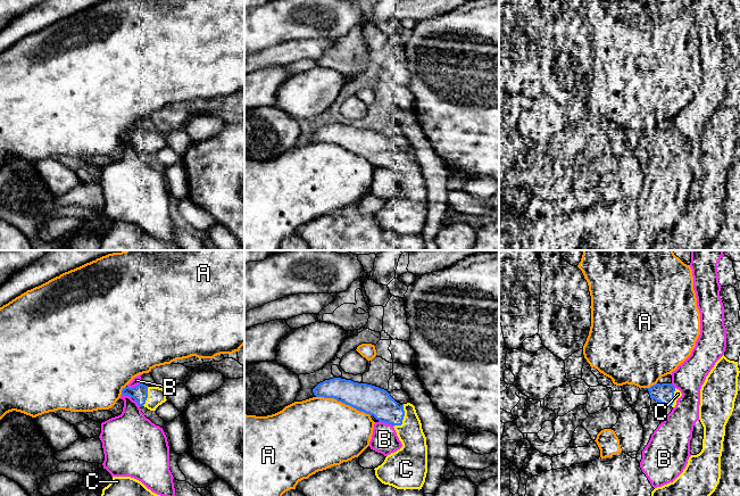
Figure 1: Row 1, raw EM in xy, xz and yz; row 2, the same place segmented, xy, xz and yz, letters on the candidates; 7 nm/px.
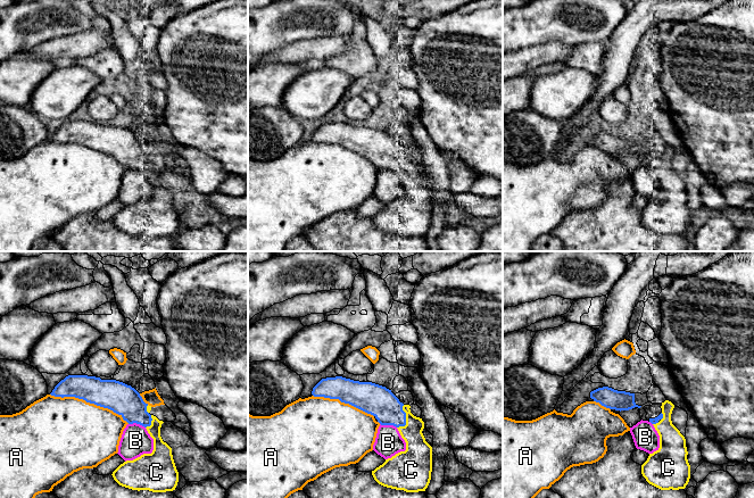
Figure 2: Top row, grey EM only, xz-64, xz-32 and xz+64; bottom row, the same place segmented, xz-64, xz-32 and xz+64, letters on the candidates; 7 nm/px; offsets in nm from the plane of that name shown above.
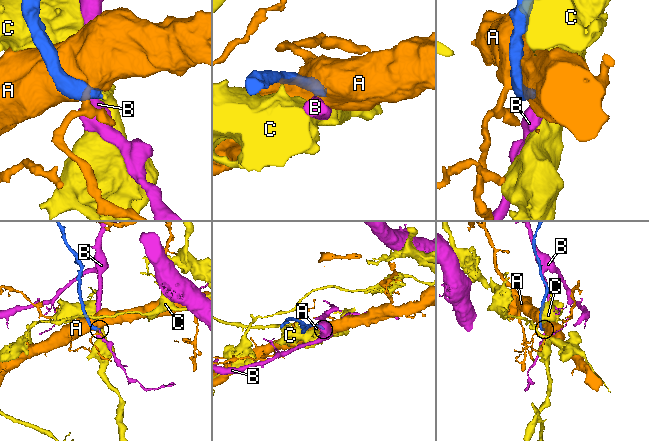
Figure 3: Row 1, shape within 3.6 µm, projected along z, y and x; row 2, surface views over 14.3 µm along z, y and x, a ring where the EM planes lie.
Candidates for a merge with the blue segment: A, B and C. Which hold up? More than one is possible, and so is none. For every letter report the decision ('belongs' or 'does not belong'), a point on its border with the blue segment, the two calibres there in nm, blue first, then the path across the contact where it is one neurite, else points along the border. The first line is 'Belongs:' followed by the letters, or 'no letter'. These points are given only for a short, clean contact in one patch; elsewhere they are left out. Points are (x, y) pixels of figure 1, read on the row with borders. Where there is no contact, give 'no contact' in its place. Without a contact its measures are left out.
Belongs: C
A: does not belong; contact xz (343, 403); calibres 200 and 480 nm
B: does not belong; contact xz (387, 422); calibres 200 and 190 nm
C: belongs; contact xz (402, 418); calibres 200 and 190 nm

